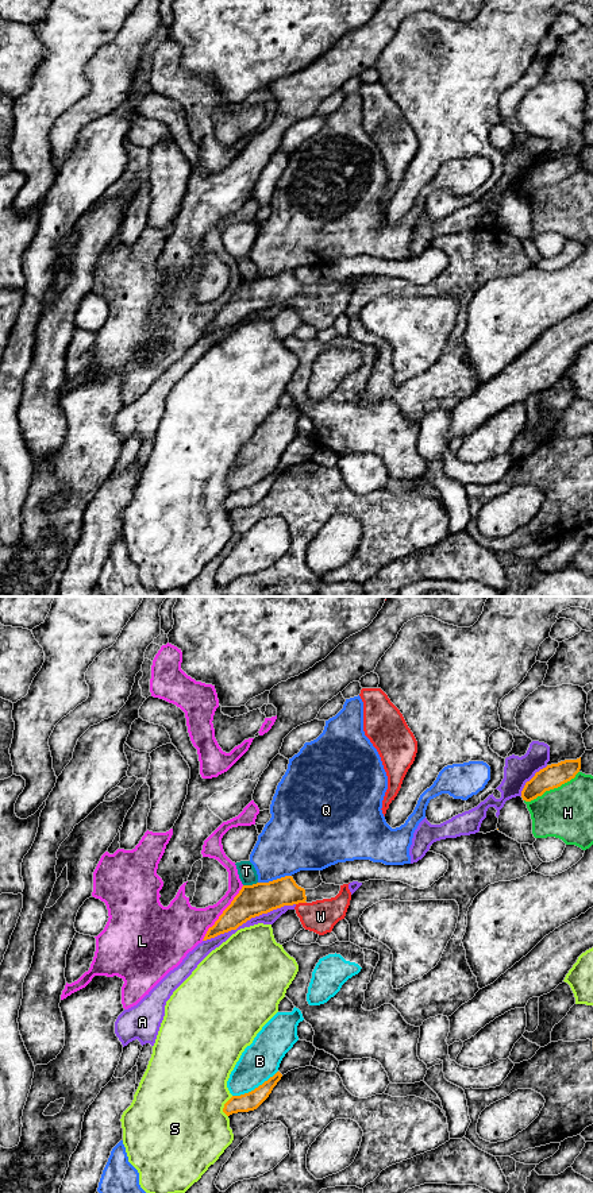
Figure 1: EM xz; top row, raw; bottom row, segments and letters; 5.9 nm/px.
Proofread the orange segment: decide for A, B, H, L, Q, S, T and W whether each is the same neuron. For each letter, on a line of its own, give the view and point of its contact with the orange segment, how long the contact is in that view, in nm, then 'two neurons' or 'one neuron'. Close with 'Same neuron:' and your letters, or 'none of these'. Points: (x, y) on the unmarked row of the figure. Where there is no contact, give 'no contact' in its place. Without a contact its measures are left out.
A: xz (249, 315) | 600 nm | two neurons
B: xz (255, 483) | 320 nm | two neurons
H: xz (551, 184) | 380 nm | two neurons
L: xz (223, 308) | 420 nm | two neurons
Q: xz (274, 275) | 200 nm | two neurons
S: xz (224, 502) | 130 nm | two neurons
T: xz (250, 281) | 90 nm | two neurons
W: xz (300, 297) | 70 nm | one neuron
Same neuron: W

